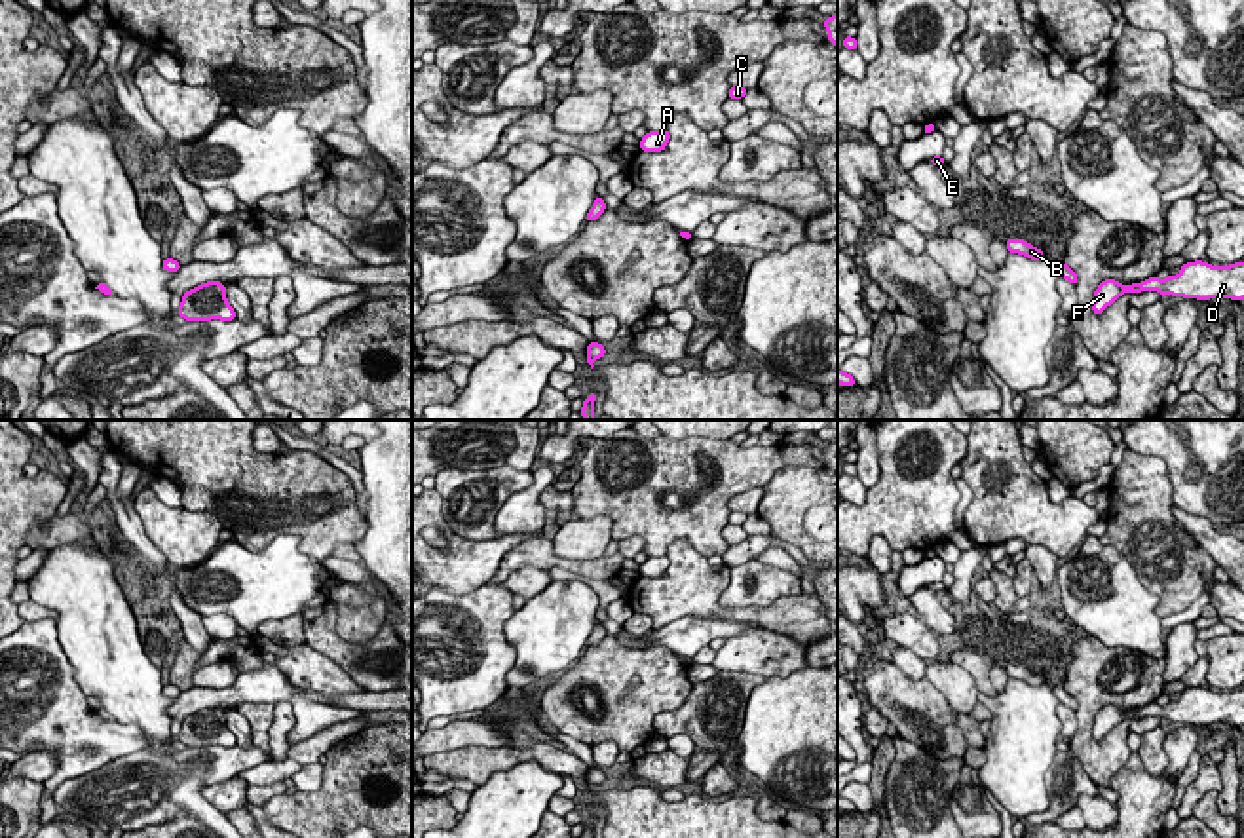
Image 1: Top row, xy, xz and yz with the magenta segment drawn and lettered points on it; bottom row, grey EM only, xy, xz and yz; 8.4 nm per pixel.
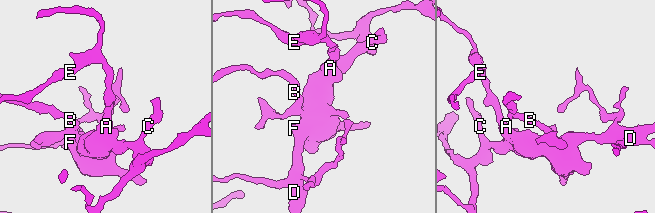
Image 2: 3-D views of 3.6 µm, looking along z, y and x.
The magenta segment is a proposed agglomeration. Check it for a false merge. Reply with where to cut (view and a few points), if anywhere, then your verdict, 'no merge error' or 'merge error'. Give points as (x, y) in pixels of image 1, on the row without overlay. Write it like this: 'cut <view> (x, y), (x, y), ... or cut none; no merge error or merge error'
cut none; no merge error

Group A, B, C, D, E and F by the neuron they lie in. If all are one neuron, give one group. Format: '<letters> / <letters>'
A B C D E F

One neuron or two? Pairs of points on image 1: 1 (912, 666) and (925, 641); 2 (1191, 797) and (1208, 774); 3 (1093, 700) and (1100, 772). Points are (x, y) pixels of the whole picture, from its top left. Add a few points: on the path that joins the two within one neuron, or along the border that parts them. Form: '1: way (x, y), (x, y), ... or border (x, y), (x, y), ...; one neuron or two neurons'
1: border (899, 645), (927, 662); two neurons
2: way (1195, 791), (1206, 780); one neuron
3: way (1085, 717), (1085, 745), (1094, 755); one neuron

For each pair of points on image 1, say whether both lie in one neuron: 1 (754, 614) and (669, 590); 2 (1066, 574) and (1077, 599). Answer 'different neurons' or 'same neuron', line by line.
1: same neuron
2: same neuron

